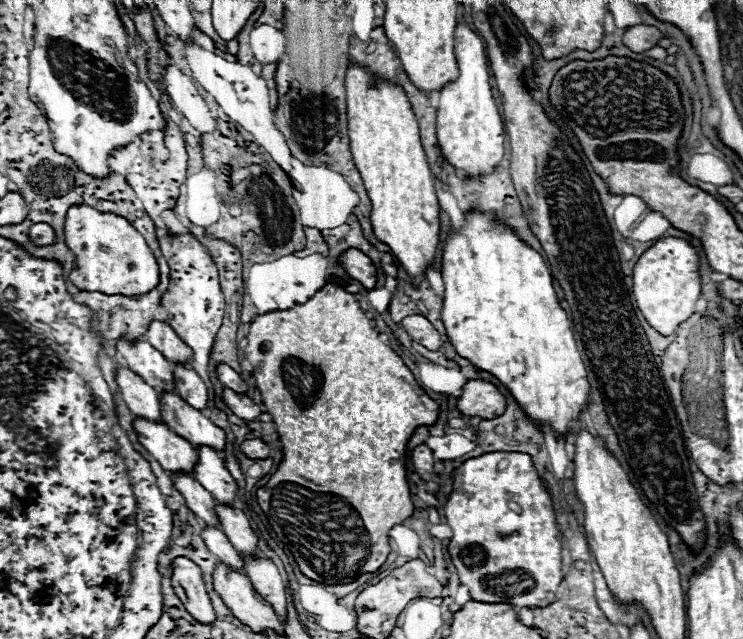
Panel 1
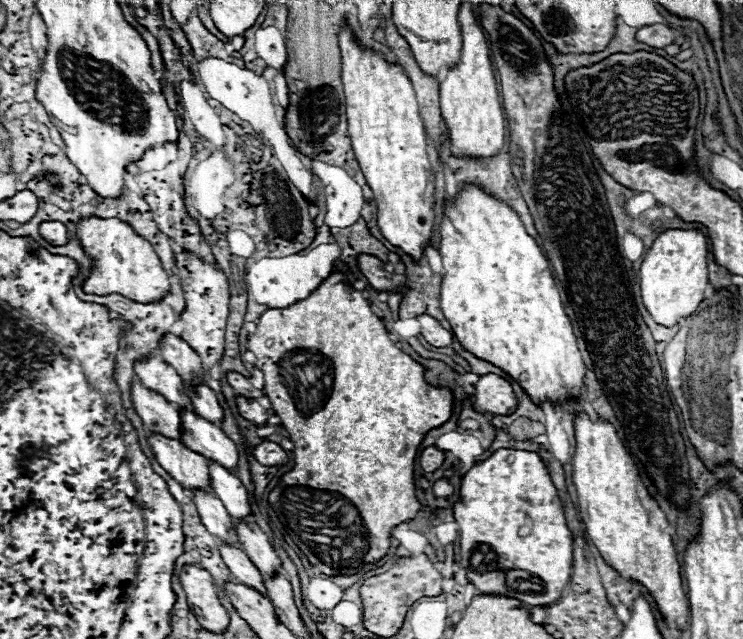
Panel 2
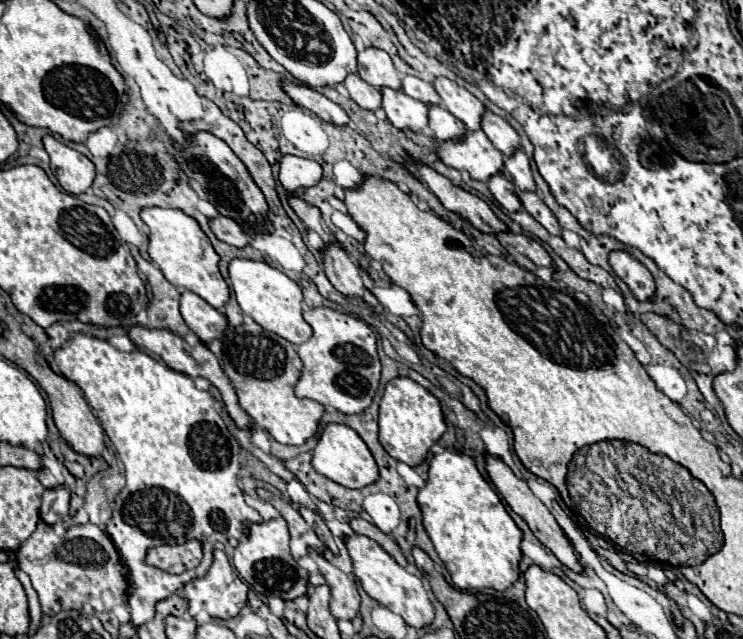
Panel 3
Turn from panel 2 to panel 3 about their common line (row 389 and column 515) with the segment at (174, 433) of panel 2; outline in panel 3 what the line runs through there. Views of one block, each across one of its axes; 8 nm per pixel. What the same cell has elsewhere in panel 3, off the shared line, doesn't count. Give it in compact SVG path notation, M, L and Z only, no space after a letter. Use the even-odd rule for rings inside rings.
M486 110L482 116L482 130L486 132L486 136L492 140L492 144L502 152L502 154L510 154L514 152L514 148L518 148L518 134L516 130L500 116L496 116L494 112Z

